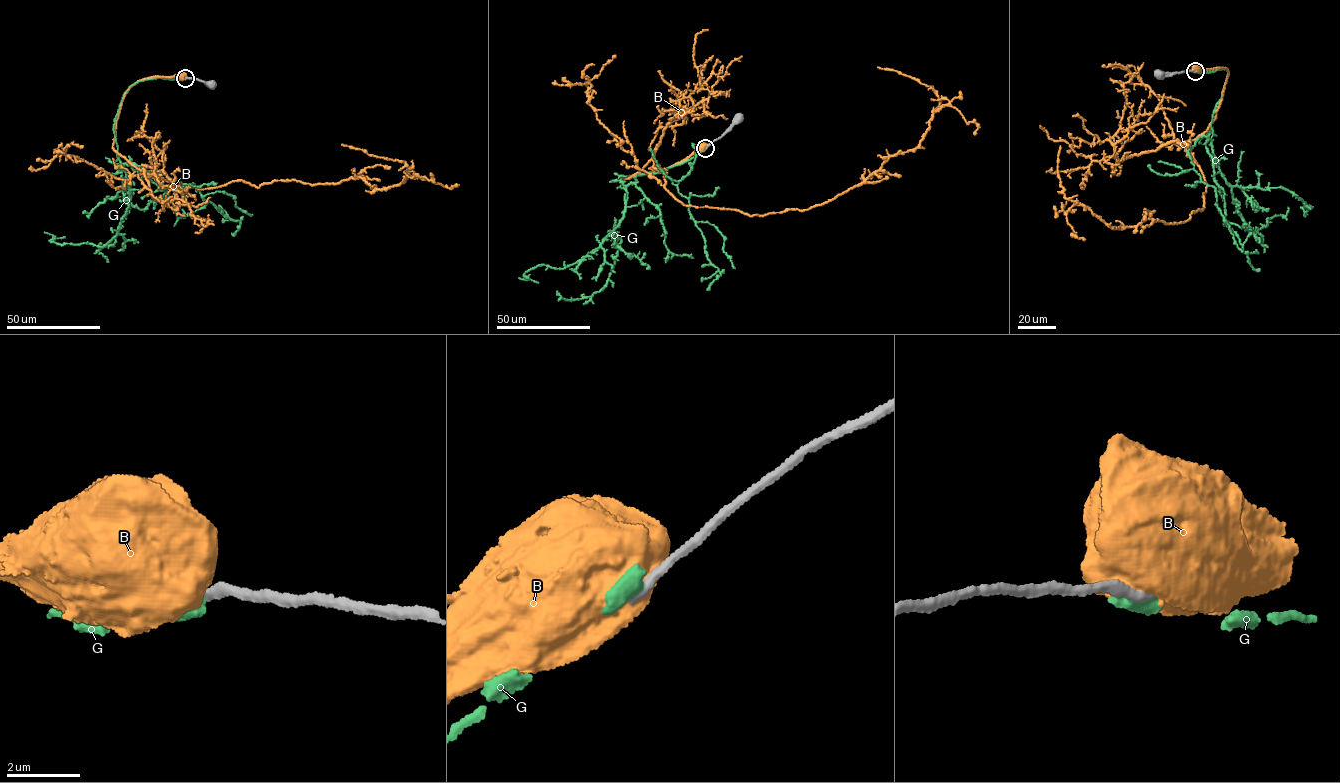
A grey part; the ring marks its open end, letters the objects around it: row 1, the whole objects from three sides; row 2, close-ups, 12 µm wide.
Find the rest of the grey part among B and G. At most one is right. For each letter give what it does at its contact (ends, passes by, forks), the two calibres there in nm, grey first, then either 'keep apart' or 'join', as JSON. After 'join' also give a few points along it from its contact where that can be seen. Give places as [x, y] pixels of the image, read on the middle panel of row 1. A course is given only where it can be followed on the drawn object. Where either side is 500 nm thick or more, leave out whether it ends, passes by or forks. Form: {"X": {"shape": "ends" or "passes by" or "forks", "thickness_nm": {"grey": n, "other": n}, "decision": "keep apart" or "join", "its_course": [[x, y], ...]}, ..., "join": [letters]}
{"B": {"thickness_nm": {"grey": 320, "other": 1050}, "decision": "keep apart"}, "G": {"shape": "ends", "thickness_nm": {"grey": 320, "other": 480}, "decision": "keep apart"}, "join": []}

